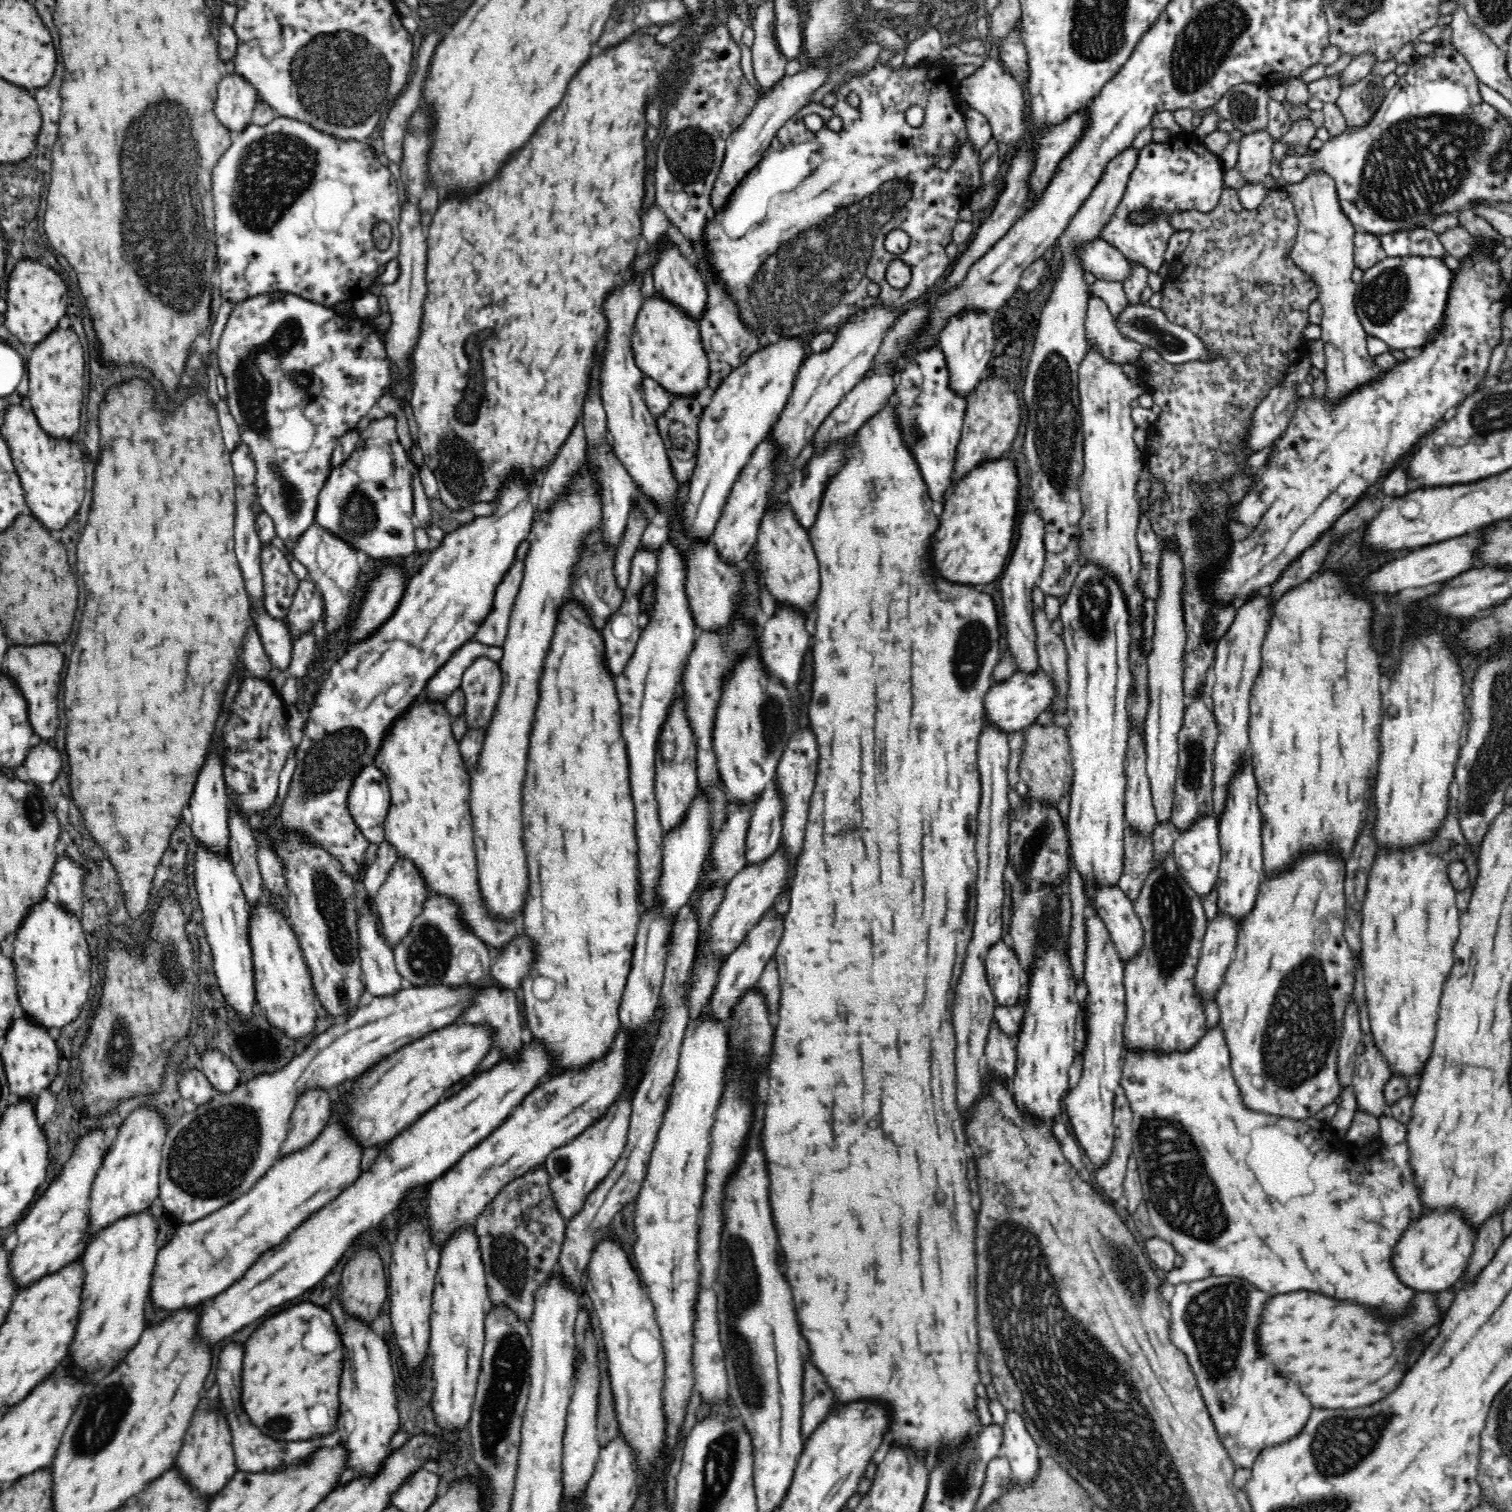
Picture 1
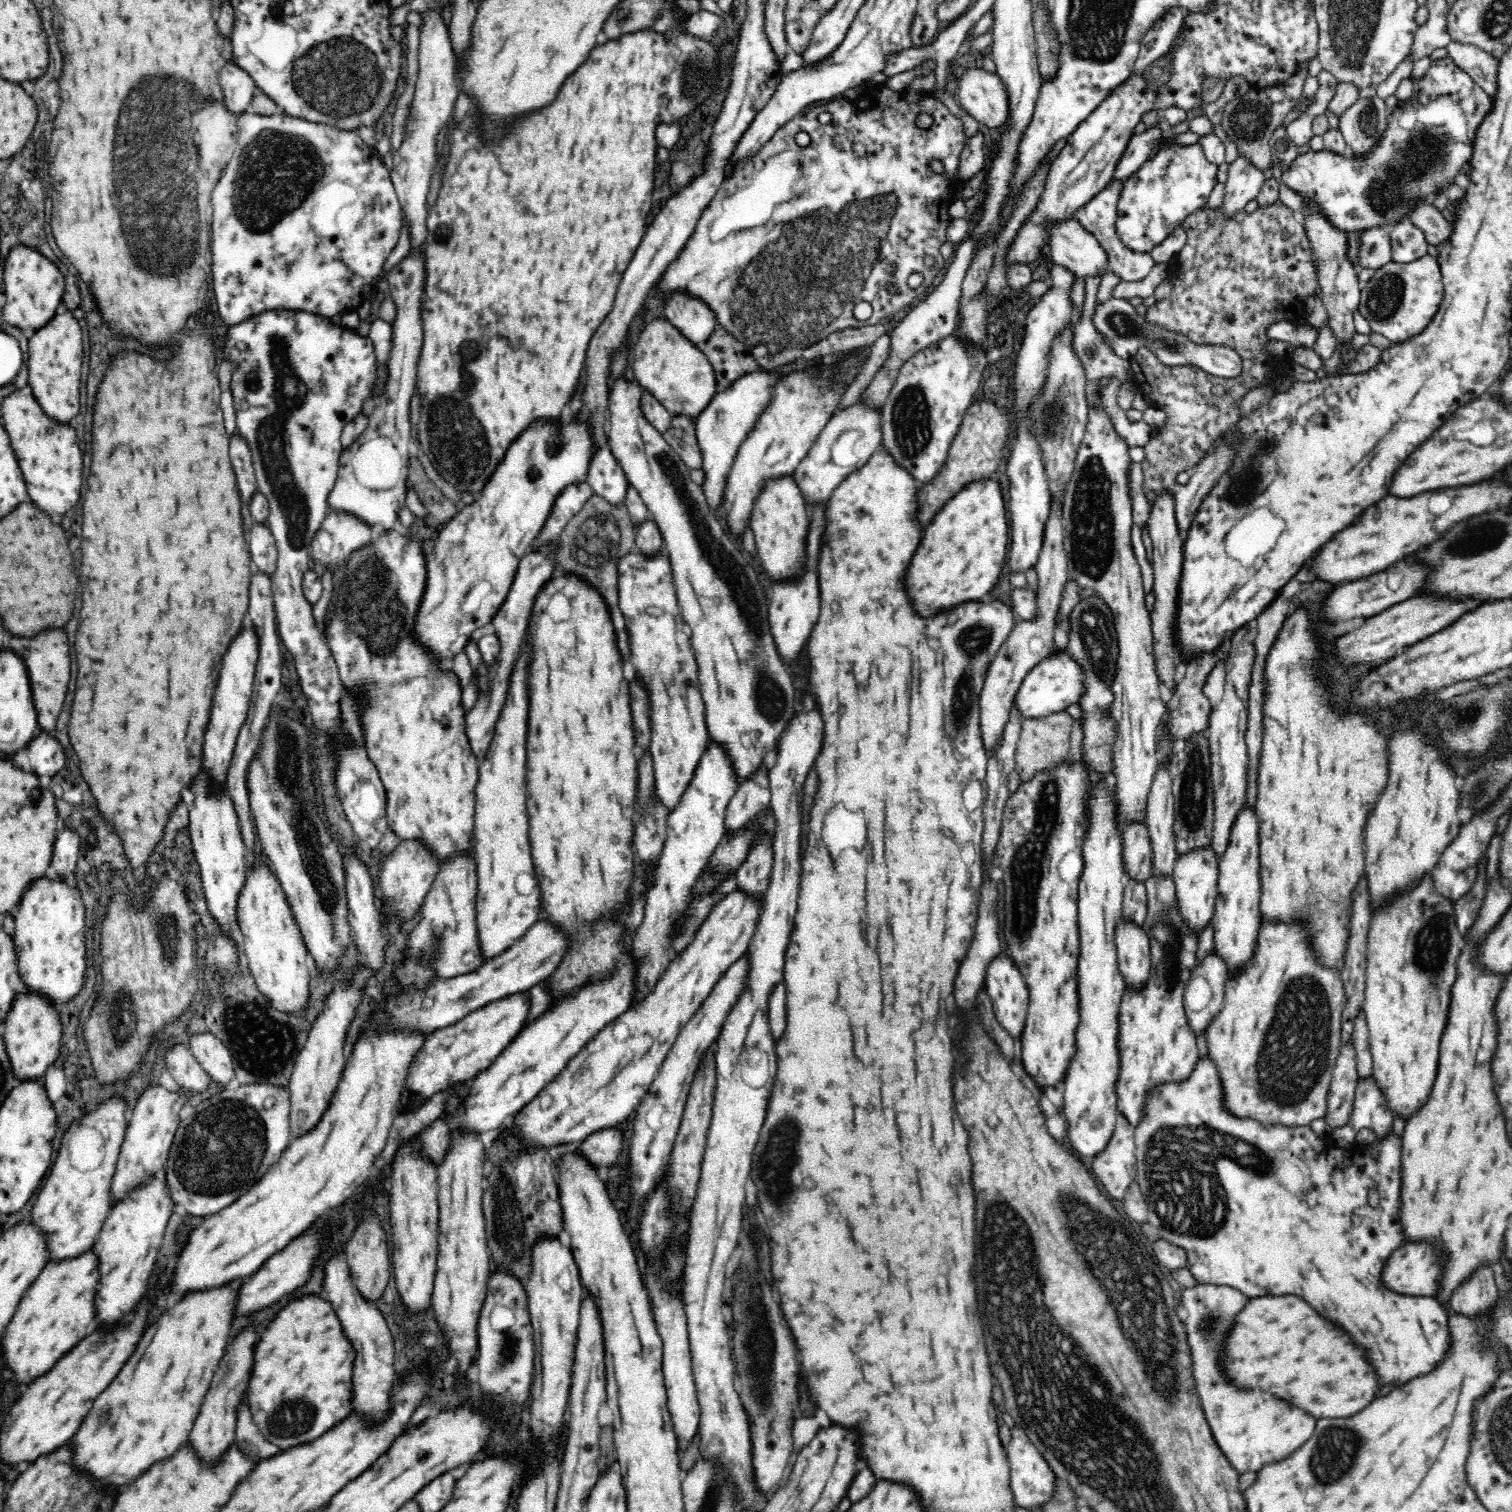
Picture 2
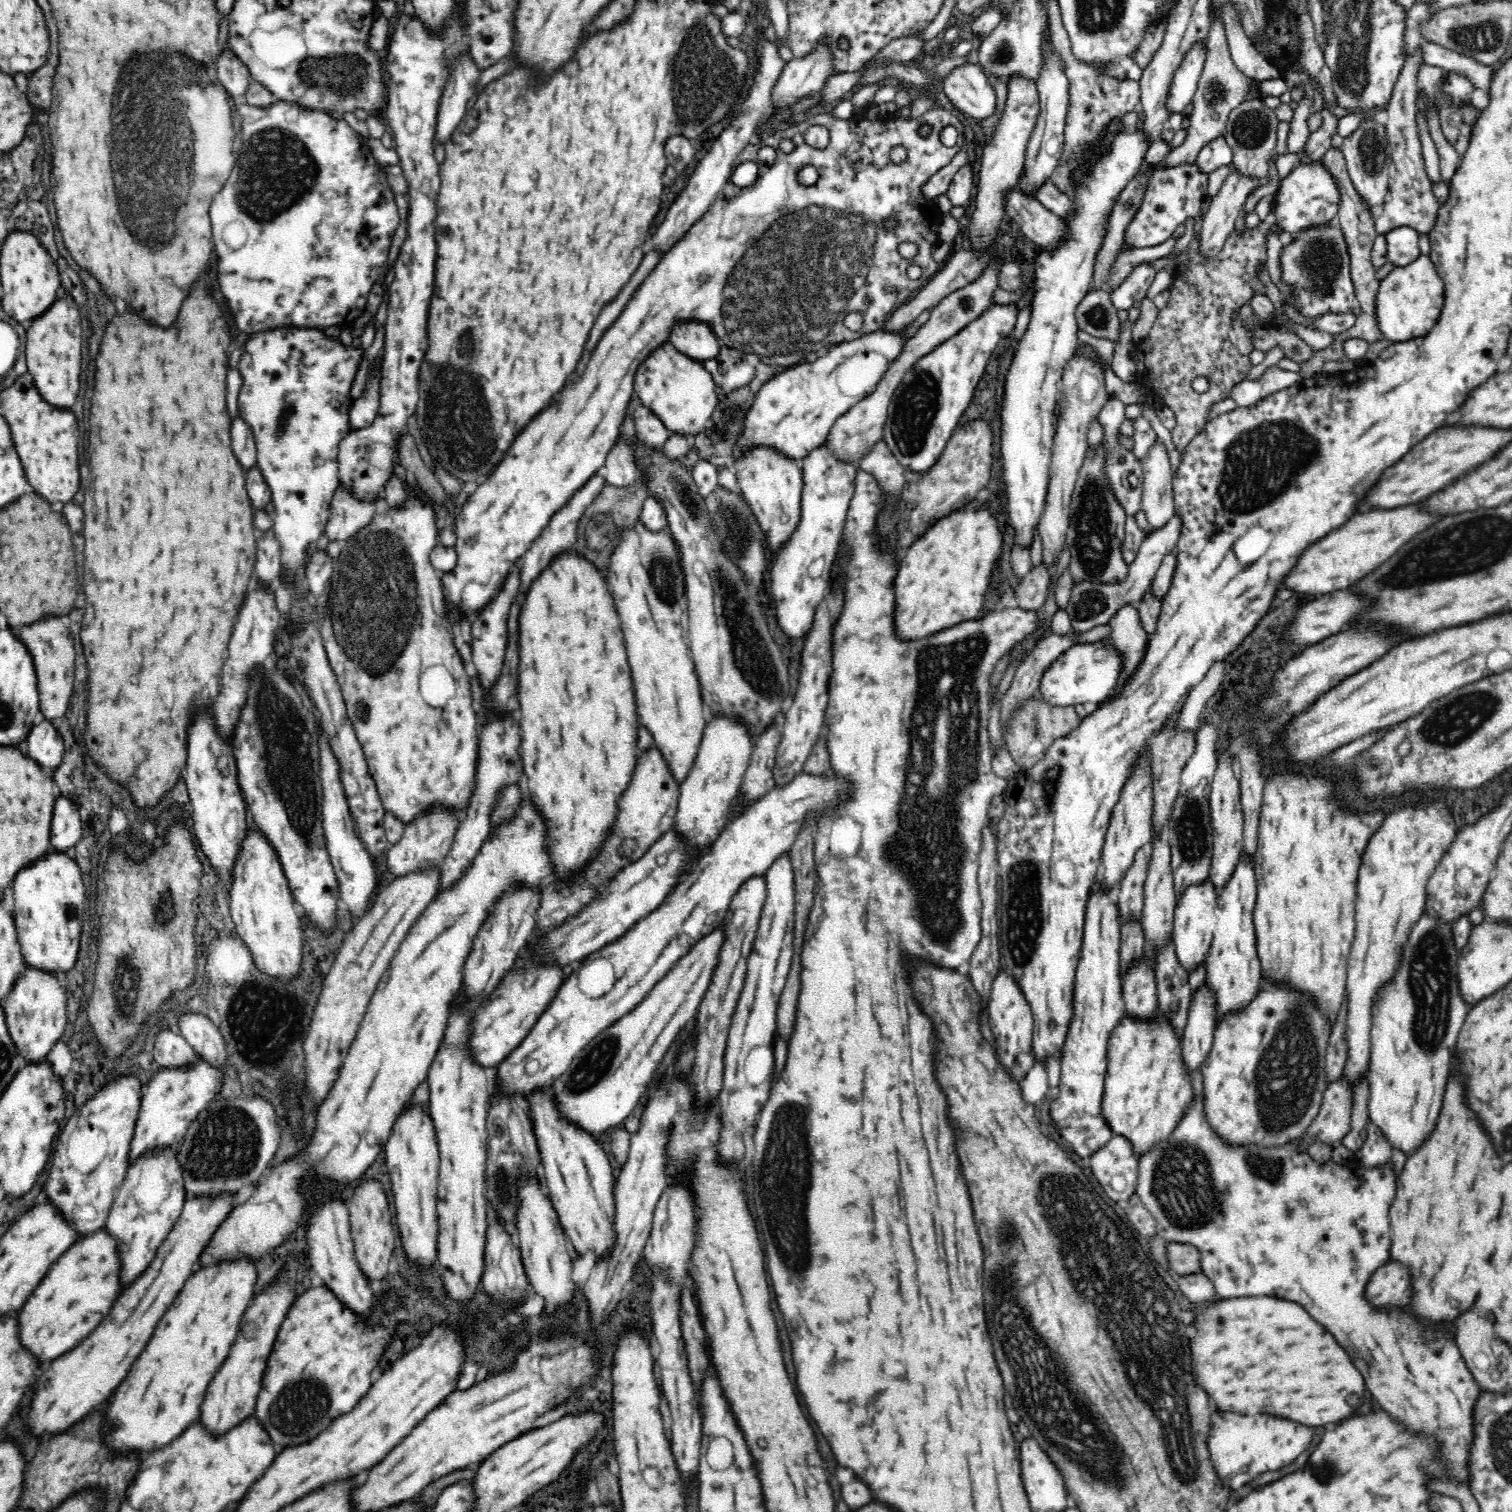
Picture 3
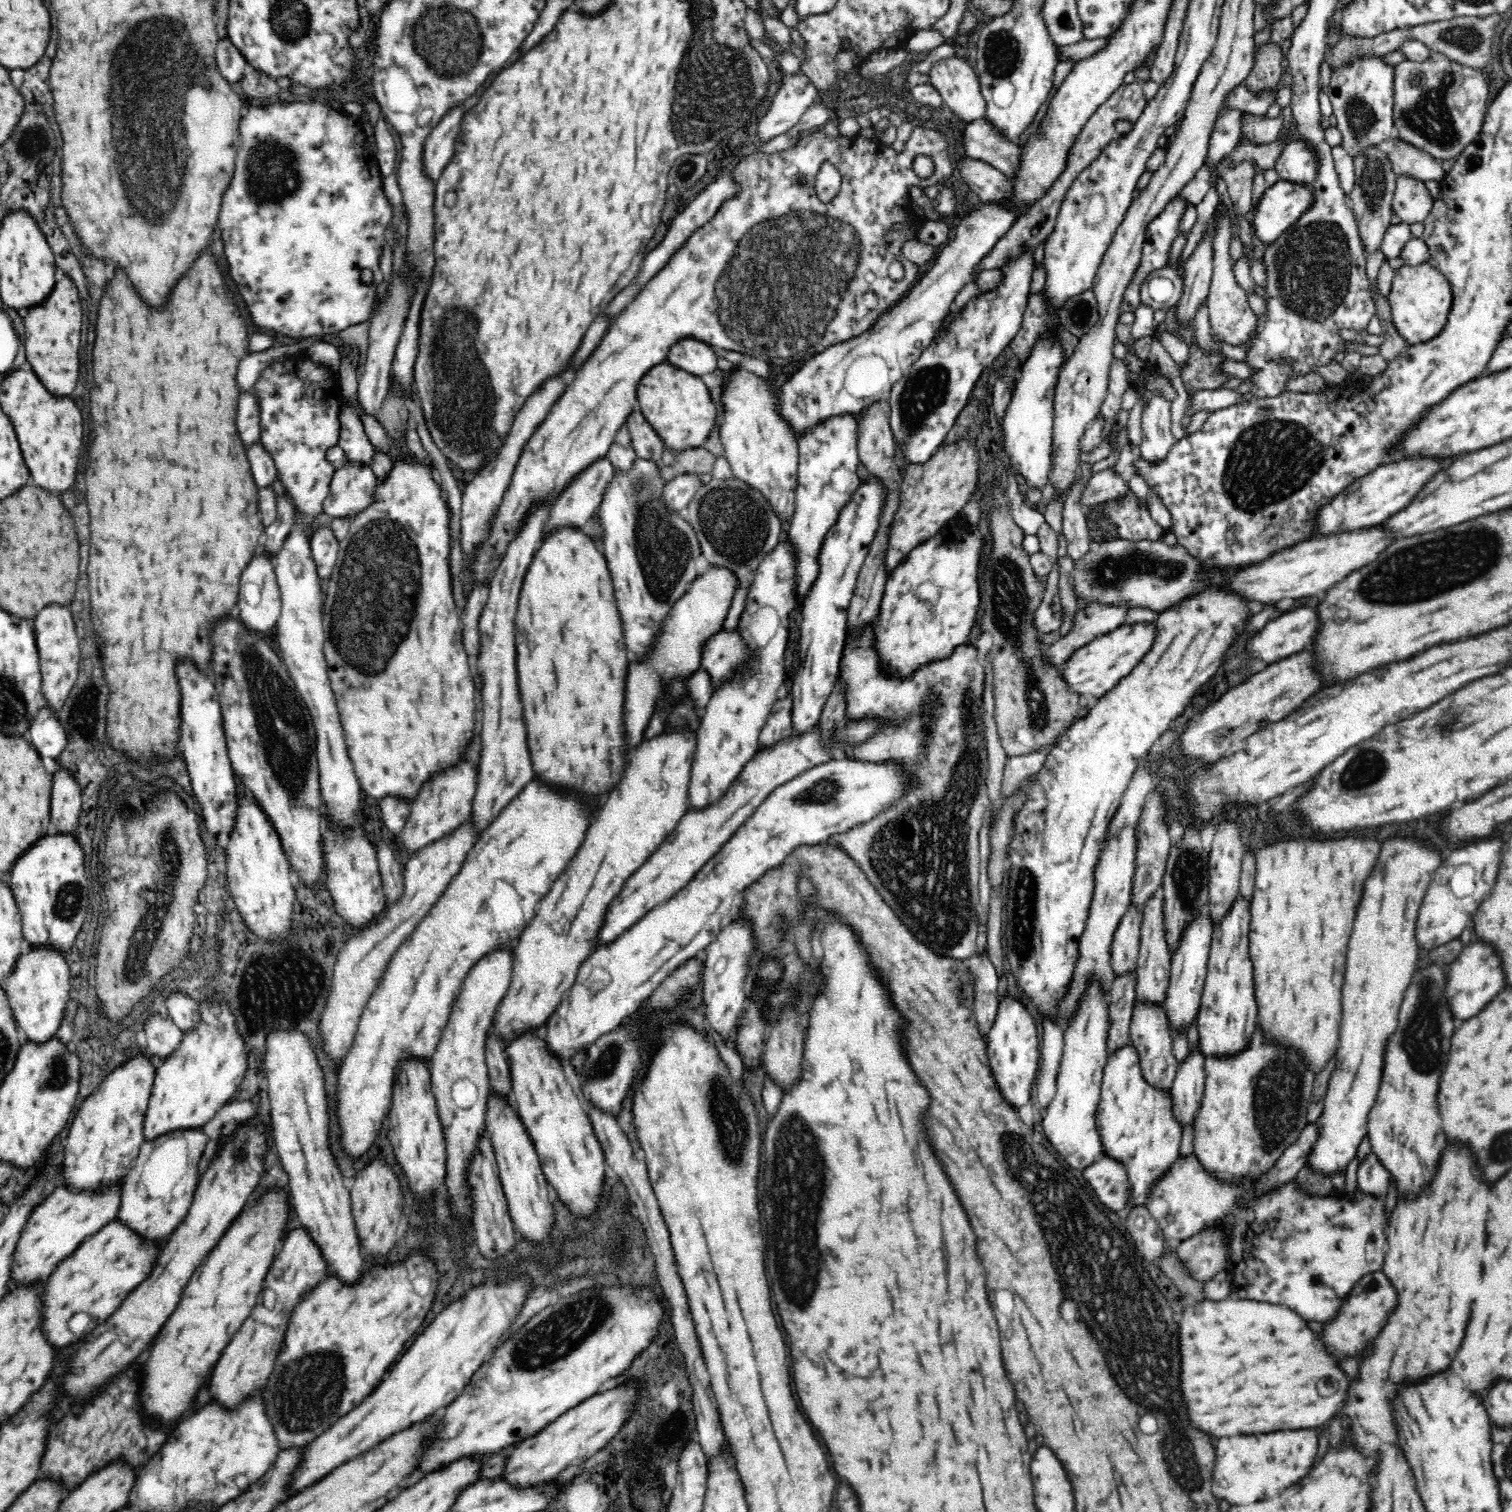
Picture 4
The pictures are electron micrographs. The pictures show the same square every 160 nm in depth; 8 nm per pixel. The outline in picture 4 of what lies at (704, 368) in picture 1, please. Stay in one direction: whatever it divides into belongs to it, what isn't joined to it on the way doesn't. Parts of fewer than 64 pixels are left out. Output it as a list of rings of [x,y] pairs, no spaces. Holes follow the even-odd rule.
[[[666,360],[641,378],[637,390],[641,413],[658,434],[664,448],[681,453],[703,447],[716,424],[716,404],[700,377],[670,365]]]

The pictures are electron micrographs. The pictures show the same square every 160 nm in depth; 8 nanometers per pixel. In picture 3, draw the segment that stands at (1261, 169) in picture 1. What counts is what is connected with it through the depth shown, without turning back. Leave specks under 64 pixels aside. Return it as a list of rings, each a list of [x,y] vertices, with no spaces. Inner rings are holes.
[[[1234,171],[1224,180],[1221,190],[1212,196],[1210,210],[1204,216],[1198,251],[1204,259],[1213,259],[1226,240],[1235,233],[1235,222],[1243,210],[1247,196],[1264,180],[1253,180]]]

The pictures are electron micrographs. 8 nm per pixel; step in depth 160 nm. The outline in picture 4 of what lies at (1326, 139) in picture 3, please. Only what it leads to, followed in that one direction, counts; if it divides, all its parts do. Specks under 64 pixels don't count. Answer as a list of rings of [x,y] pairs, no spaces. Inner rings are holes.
[[[1302,140],[1284,146],[1274,166],[1280,180],[1301,186],[1311,186],[1316,179],[1318,168],[1314,151],[1310,151]]]

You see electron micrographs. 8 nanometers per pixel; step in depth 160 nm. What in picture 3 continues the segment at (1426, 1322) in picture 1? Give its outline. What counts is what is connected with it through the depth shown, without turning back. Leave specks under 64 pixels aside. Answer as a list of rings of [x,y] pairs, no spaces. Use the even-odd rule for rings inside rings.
[[[1240,1297],[1218,1299],[1206,1303],[1206,1308],[1198,1312],[1194,1322],[1196,1336],[1190,1342],[1192,1348],[1192,1366],[1196,1384],[1210,1394],[1214,1406],[1220,1412],[1234,1414],[1270,1414],[1288,1418],[1306,1426],[1322,1426],[1328,1422],[1342,1420],[1354,1412],[1354,1406],[1346,1402],[1350,1394],[1356,1394],[1360,1404],[1364,1404],[1364,1380],[1362,1374],[1354,1368],[1346,1350],[1326,1332],[1310,1314],[1286,1300],[1276,1298]]]

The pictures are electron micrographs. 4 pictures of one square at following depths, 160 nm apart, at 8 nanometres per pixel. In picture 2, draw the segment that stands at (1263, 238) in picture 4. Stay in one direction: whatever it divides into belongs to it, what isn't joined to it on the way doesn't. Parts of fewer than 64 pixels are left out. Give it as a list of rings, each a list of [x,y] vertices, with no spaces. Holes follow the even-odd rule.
[[[1443,58],[1433,60],[1430,63],[1424,78],[1421,81],[1416,81],[1414,84],[1414,97],[1410,103],[1399,102],[1399,107],[1394,110],[1389,120],[1389,126],[1382,137],[1382,140],[1366,155],[1366,160],[1355,160],[1354,157],[1345,158],[1345,156],[1332,153],[1326,149],[1319,151],[1308,151],[1307,153],[1301,154],[1290,164],[1290,168],[1282,174],[1282,181],[1290,190],[1294,190],[1305,202],[1305,208],[1317,208],[1316,211],[1320,215],[1326,217],[1327,222],[1330,222],[1340,232],[1352,232],[1352,231],[1366,231],[1373,227],[1384,227],[1390,228],[1403,220],[1408,220],[1406,214],[1415,208],[1415,205],[1422,199],[1427,198],[1430,201],[1430,197],[1437,194],[1437,191],[1442,191],[1460,170],[1467,170],[1468,162],[1472,159],[1472,150],[1474,138],[1476,138],[1476,130],[1480,126],[1480,122],[1484,120],[1486,114],[1492,110],[1492,96],[1486,93],[1482,87],[1478,86],[1470,75],[1466,74],[1466,71],[1462,71],[1454,61],[1450,58]]]

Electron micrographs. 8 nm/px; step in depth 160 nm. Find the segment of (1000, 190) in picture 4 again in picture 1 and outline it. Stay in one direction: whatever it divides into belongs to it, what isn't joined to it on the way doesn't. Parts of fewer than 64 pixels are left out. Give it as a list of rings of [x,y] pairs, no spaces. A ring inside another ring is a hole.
[[[1103,239],[1080,242],[1074,246],[1074,257],[1082,271],[1097,279],[1122,284],[1130,274],[1128,259],[1114,245]]]

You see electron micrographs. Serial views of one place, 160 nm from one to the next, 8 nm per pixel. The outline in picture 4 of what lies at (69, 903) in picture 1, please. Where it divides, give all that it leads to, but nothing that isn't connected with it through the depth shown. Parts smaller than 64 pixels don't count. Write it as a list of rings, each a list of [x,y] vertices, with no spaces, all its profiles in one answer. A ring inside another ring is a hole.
[[[58,768],[52,780],[52,824],[58,832],[74,832],[82,810],[80,786],[72,773]]]

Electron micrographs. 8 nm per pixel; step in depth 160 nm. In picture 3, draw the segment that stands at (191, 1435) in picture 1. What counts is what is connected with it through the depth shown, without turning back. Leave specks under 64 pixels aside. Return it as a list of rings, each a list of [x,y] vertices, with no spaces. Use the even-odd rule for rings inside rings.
[[[305,1258],[288,1260],[286,1268],[282,1270],[286,1274],[280,1274],[278,1280],[270,1282],[266,1290],[260,1290],[260,1294],[253,1298],[250,1306],[246,1309],[242,1322],[248,1322],[244,1328],[240,1327],[240,1334],[226,1357],[222,1368],[216,1372],[214,1380],[206,1390],[204,1402],[201,1405],[200,1420],[204,1423],[208,1432],[212,1434],[224,1434],[226,1430],[234,1428],[234,1424],[242,1422],[254,1414],[258,1400],[258,1393],[262,1388],[262,1378],[266,1370],[266,1360],[270,1356],[270,1350],[274,1346],[278,1328],[282,1326],[282,1320],[286,1318],[288,1310],[294,1304],[296,1297],[301,1294],[306,1286],[300,1286],[310,1274],[310,1266]],[[250,1322],[256,1322],[256,1326],[250,1326]]]

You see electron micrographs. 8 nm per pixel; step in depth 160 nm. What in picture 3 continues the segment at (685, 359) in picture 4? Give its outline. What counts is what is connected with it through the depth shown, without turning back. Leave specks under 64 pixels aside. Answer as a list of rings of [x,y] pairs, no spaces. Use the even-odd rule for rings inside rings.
[[[682,321],[675,324],[669,342],[678,353],[702,364],[716,358],[722,347],[710,326],[698,321]]]

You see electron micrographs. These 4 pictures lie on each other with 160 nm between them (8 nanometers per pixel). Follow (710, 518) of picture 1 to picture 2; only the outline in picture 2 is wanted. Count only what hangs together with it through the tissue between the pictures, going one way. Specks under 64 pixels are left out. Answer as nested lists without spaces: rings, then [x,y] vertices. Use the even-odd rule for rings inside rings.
[[[756,370],[748,373],[733,382],[726,390],[719,390],[712,397],[710,404],[697,416],[695,431],[702,451],[702,470],[706,476],[702,490],[711,508],[716,508],[722,502],[726,478],[730,474],[730,466],[734,462],[738,447],[747,438],[762,410],[768,406],[773,386],[778,382],[780,375],[783,374],[779,371],[762,373]]]

